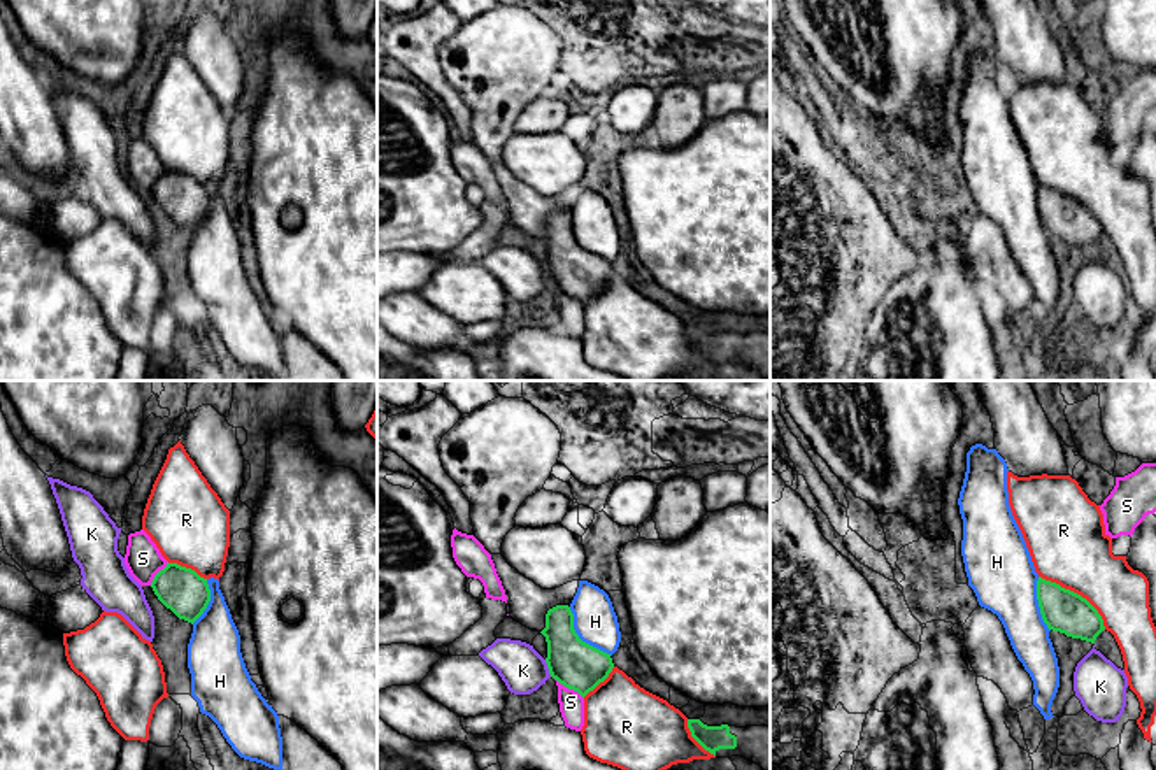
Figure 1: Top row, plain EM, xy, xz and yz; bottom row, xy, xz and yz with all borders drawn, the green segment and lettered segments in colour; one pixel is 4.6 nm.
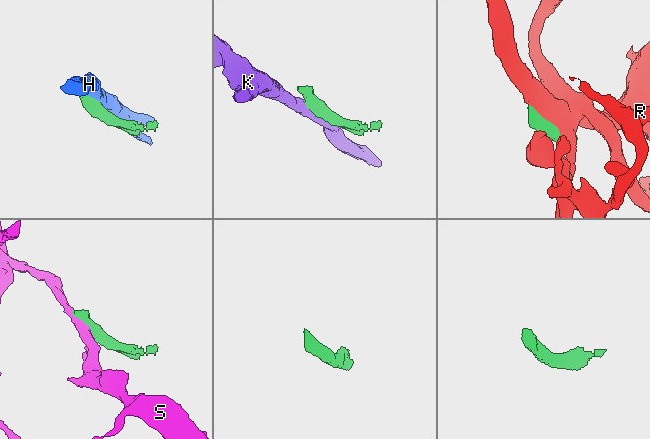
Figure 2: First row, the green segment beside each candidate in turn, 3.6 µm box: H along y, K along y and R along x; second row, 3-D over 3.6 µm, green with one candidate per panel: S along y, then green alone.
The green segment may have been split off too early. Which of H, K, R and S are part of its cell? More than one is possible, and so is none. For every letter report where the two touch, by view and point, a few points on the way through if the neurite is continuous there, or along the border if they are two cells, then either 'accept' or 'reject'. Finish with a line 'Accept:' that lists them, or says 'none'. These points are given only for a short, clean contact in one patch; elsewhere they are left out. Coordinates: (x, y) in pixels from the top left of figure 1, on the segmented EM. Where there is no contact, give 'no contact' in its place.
H: contact xz (579, 639); reject
K: contact xz (548, 667); border xz (544, 660), (551, 676); reject
R: contact yz (1076, 593); reject
S: contact xz (569, 688); reject
Accept: none

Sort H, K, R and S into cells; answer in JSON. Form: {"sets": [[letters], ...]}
{"sets": [["H"], ["K"], ["R"], ["S"]]}

